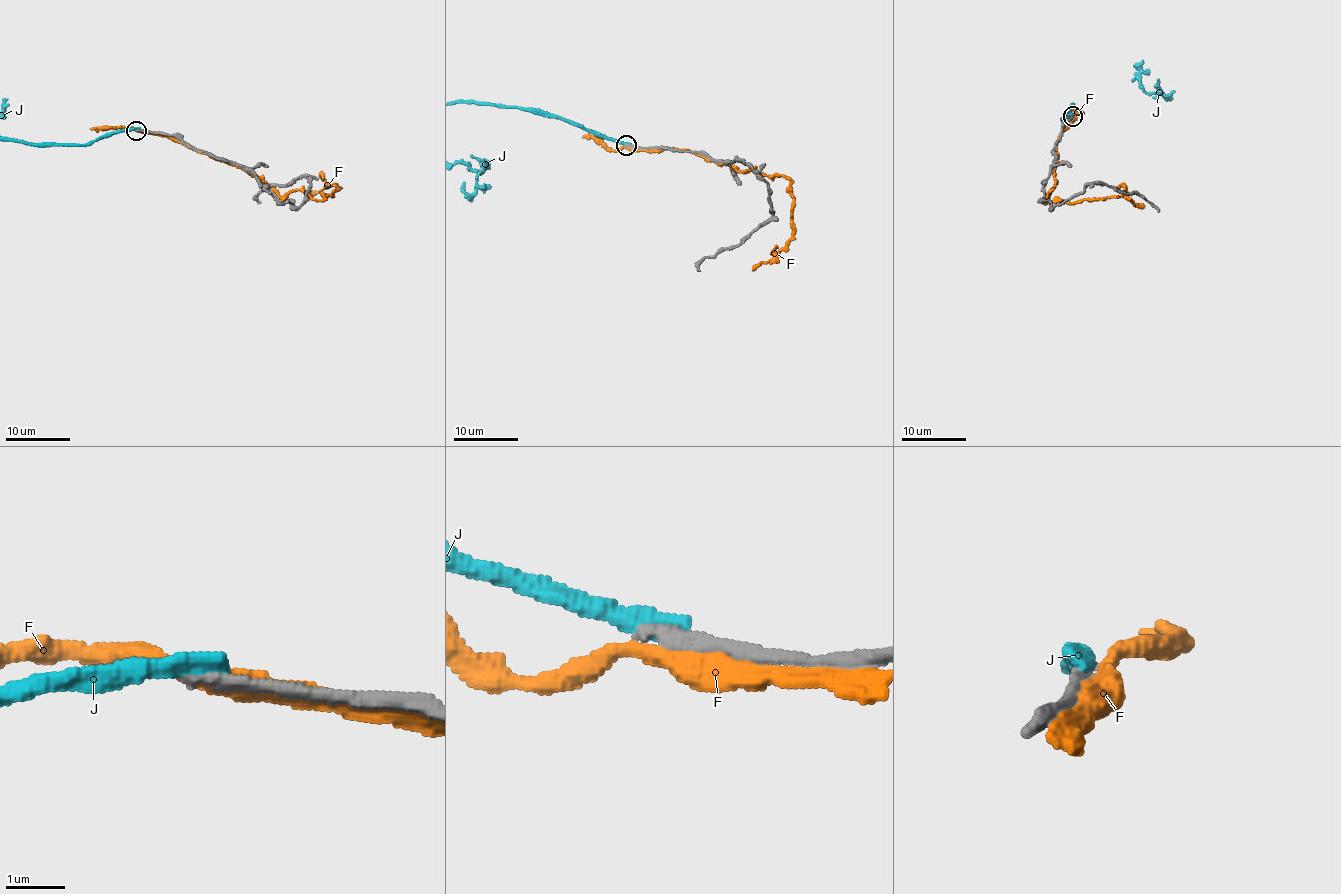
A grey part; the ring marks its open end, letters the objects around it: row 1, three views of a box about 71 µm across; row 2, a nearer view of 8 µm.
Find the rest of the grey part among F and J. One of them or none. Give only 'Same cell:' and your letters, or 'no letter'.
Same cell: no letter

